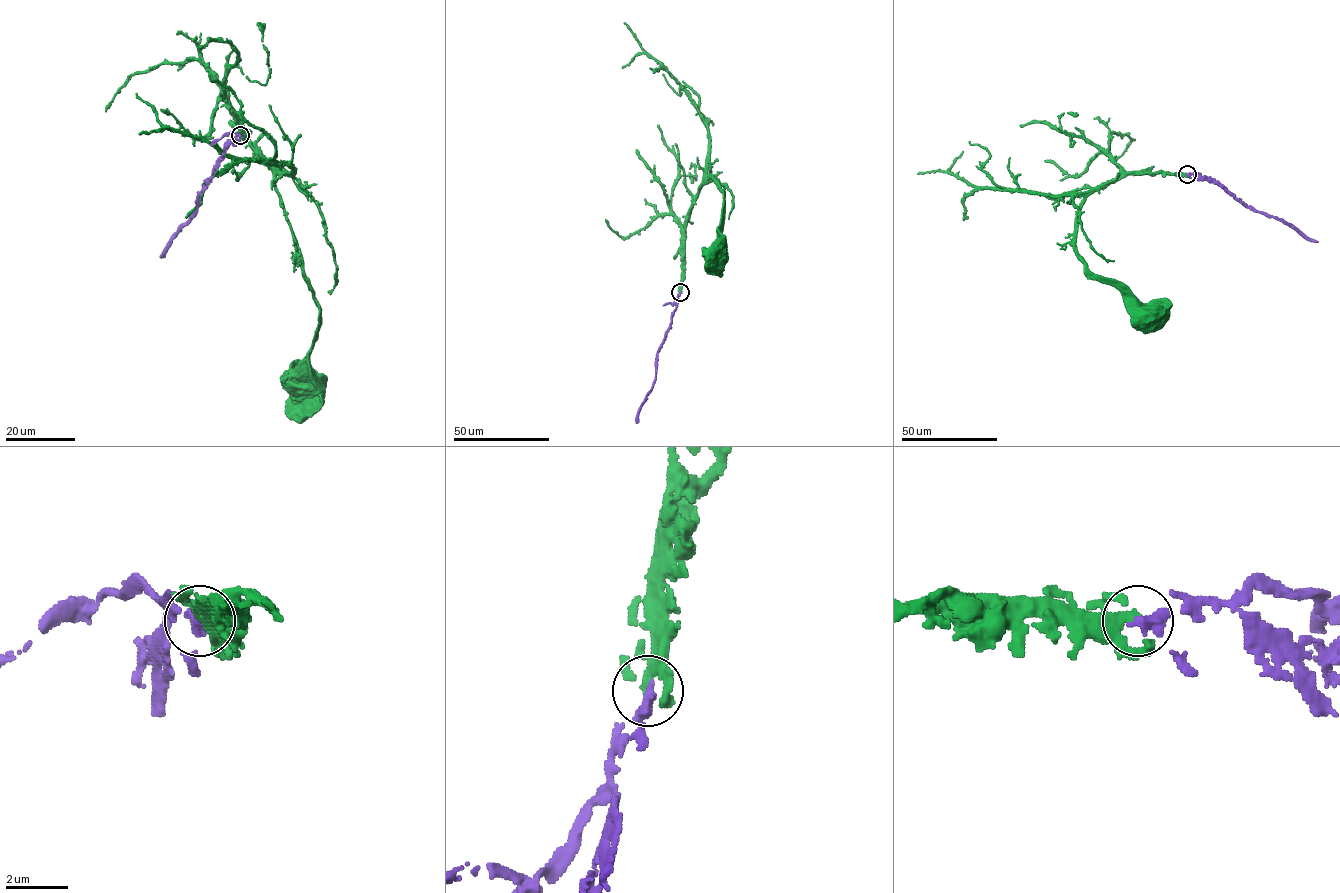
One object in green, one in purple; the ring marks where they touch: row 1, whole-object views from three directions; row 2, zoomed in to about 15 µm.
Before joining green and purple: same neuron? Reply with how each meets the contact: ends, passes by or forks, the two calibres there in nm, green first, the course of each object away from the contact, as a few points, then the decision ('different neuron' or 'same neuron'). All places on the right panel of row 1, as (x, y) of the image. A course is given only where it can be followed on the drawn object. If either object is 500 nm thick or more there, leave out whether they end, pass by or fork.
green ends; purple ends; calibres 280 and 400 nm; course green (1187, 174), (1123, 173), (1097, 185), (1079, 214), (1075, 248), (1081, 261), (1155, 316); course purple (1187, 174), (1194, 173), (1217, 181), (1244, 205), (1286, 221), (1317, 242); same neuron

